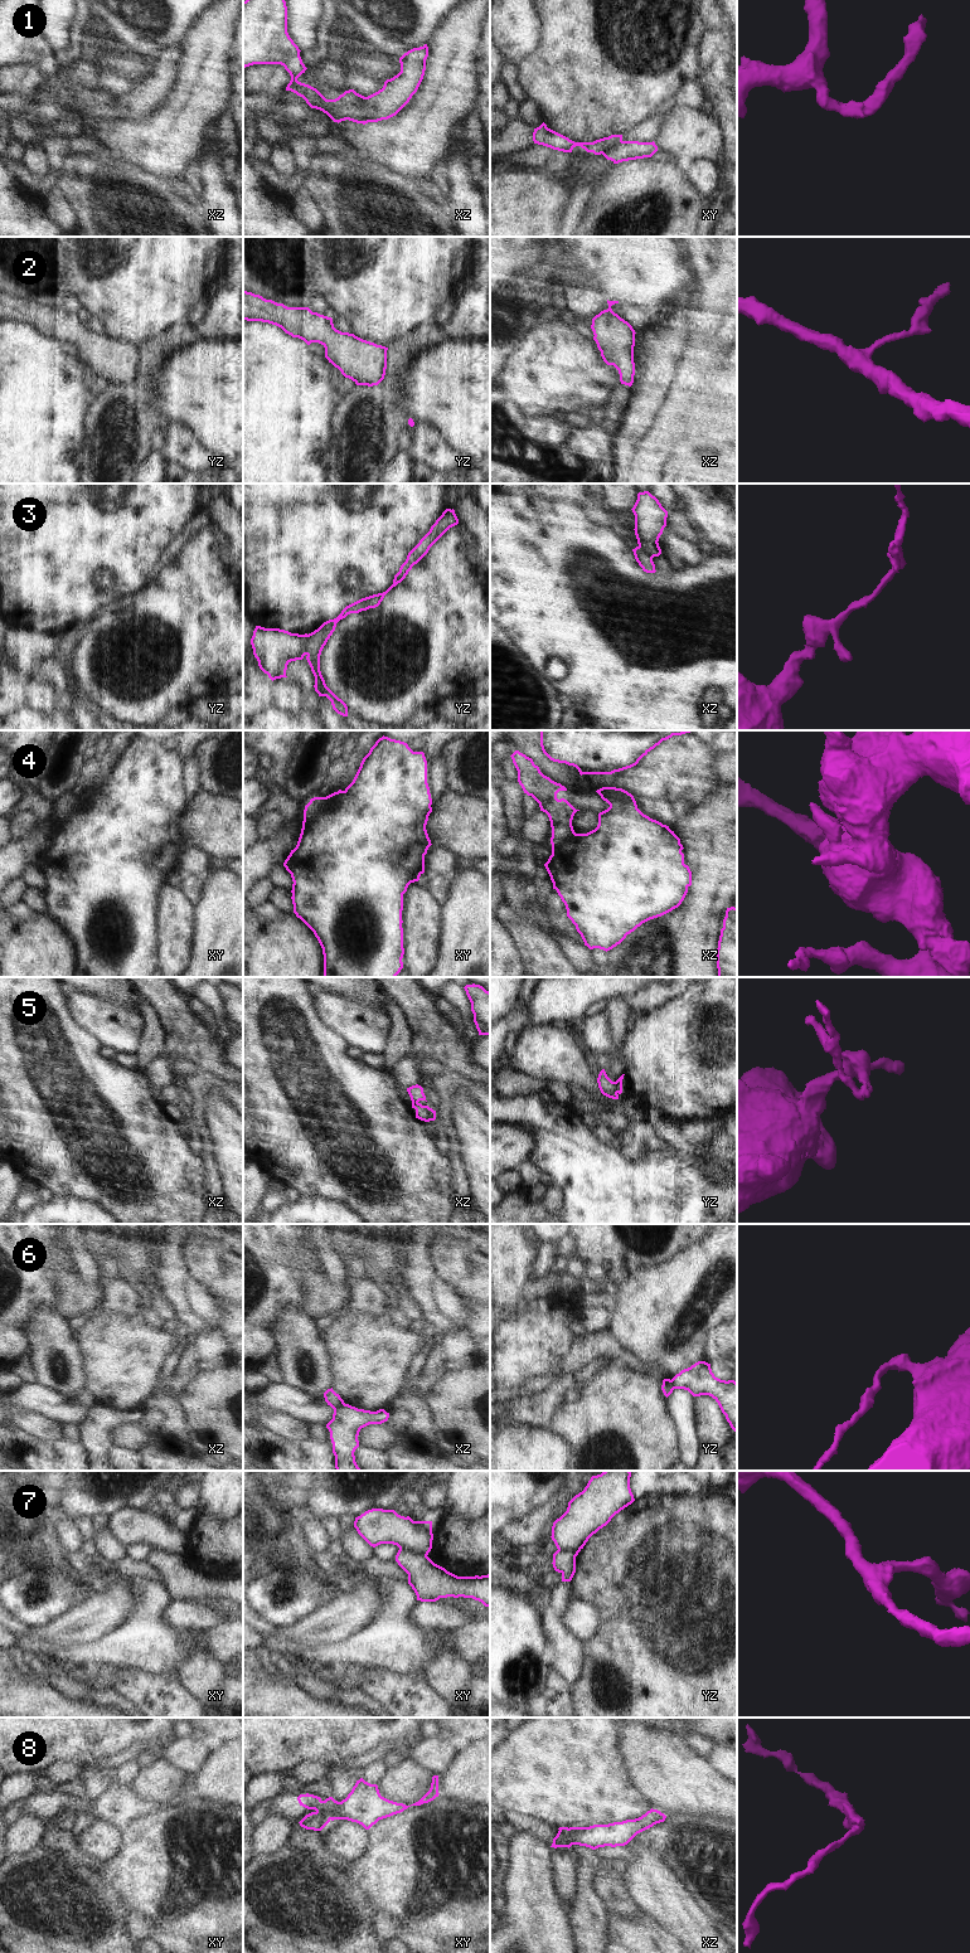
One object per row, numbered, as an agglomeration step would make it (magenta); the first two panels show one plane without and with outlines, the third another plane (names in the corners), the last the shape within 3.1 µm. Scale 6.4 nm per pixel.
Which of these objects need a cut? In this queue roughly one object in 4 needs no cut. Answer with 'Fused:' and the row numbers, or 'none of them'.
Fused: 1, 3, 4, 5, 6, 7, 8

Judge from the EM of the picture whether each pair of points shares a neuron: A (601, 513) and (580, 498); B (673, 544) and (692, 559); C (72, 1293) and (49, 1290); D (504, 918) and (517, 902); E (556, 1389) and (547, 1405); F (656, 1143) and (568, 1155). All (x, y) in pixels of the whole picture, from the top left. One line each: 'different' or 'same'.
A: same
B: same
C: different
D: different
E: same
F: different

